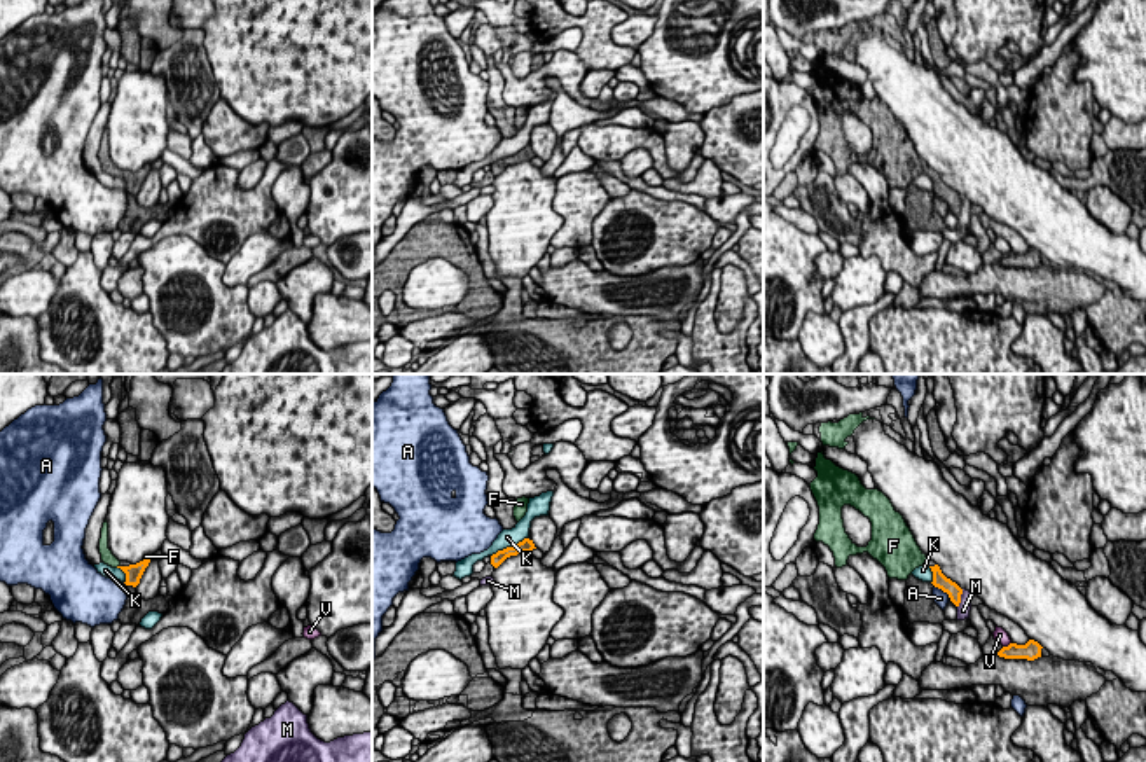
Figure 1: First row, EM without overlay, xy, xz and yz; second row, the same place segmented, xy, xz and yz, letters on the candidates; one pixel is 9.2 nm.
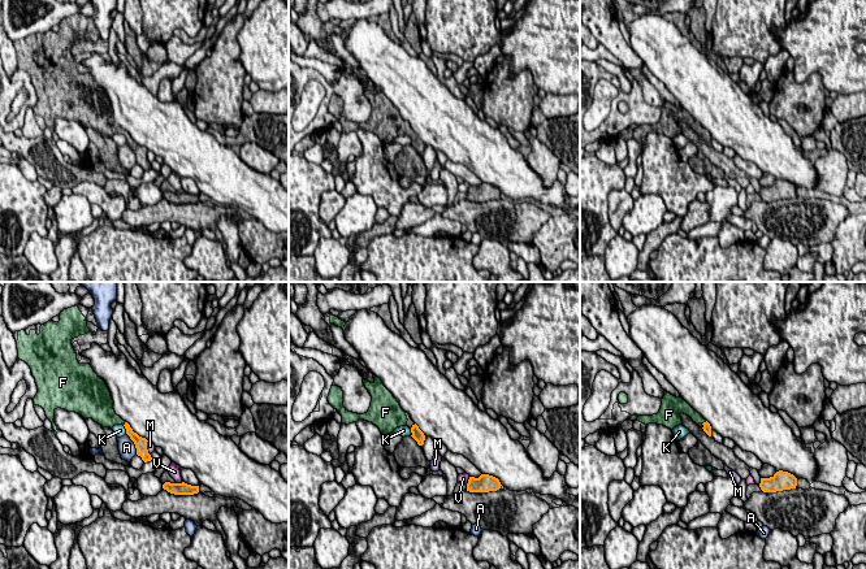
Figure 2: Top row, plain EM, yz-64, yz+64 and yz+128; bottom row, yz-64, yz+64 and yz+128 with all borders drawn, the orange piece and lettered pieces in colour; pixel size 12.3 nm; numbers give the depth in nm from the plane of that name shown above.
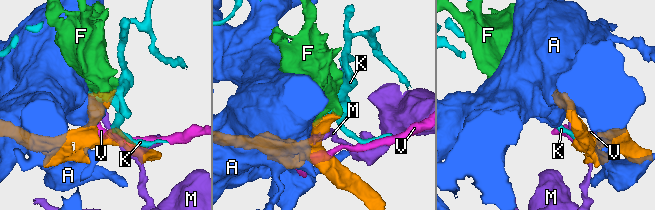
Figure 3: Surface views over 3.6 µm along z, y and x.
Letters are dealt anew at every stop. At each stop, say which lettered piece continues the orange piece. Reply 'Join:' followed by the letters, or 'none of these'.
Join: F

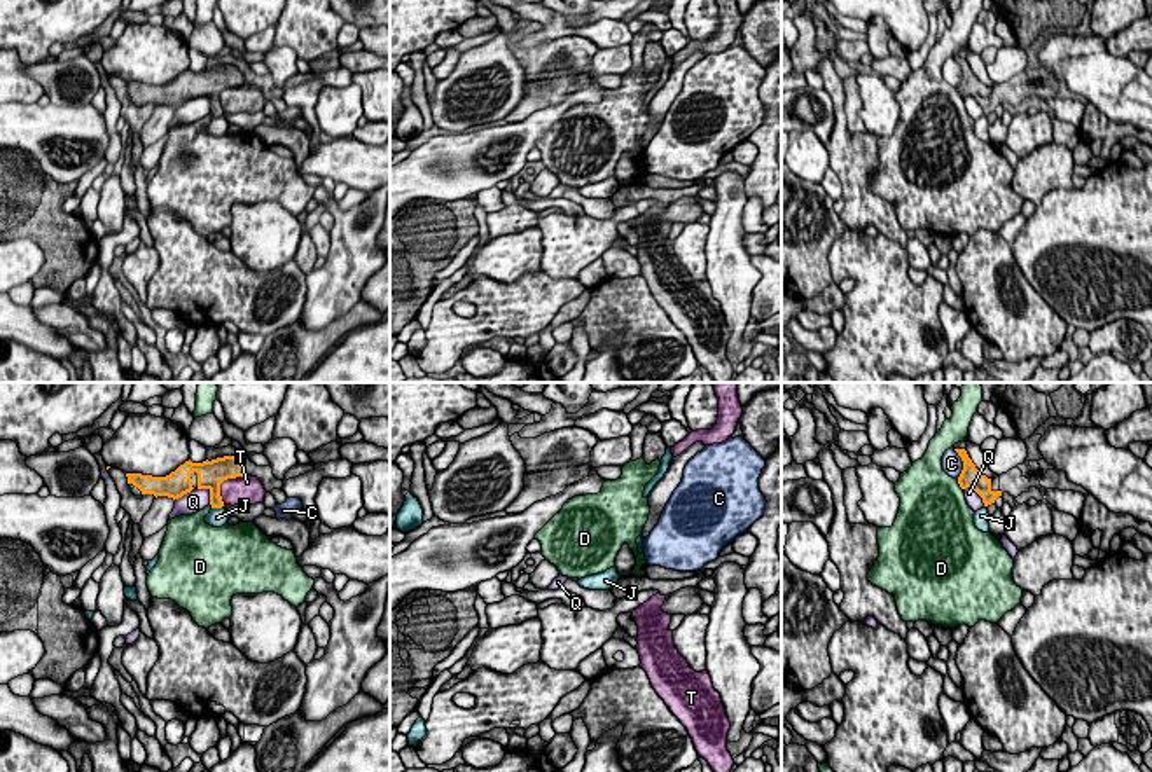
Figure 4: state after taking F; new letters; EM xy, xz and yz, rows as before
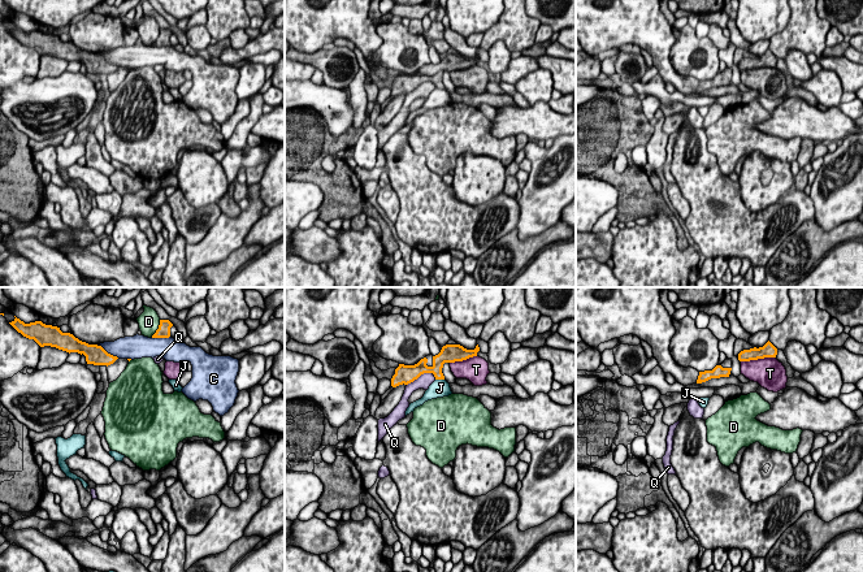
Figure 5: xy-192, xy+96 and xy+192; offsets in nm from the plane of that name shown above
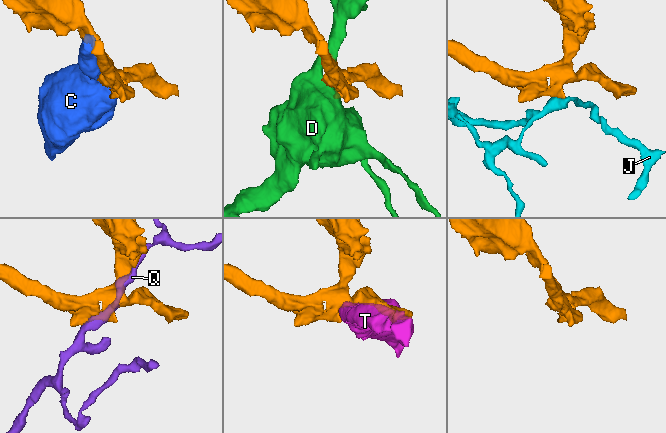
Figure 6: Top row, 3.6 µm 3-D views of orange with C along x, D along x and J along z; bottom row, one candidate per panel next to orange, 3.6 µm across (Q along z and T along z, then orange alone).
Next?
Join: none of these

